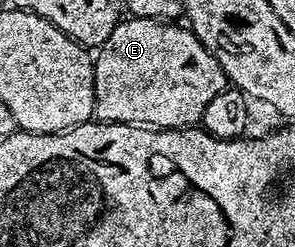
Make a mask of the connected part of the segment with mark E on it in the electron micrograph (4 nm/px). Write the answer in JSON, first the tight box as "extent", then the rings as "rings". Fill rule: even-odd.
{"extent":[94,16,229,130],"rings":[[[145,16],[121,19],[110,38],[101,44],[94,56],[94,113],[97,121],[106,124],[134,124],[157,130],[186,128],[201,123],[206,106],[229,87],[218,58],[193,34],[191,28],[176,22],[151,20]]]}

